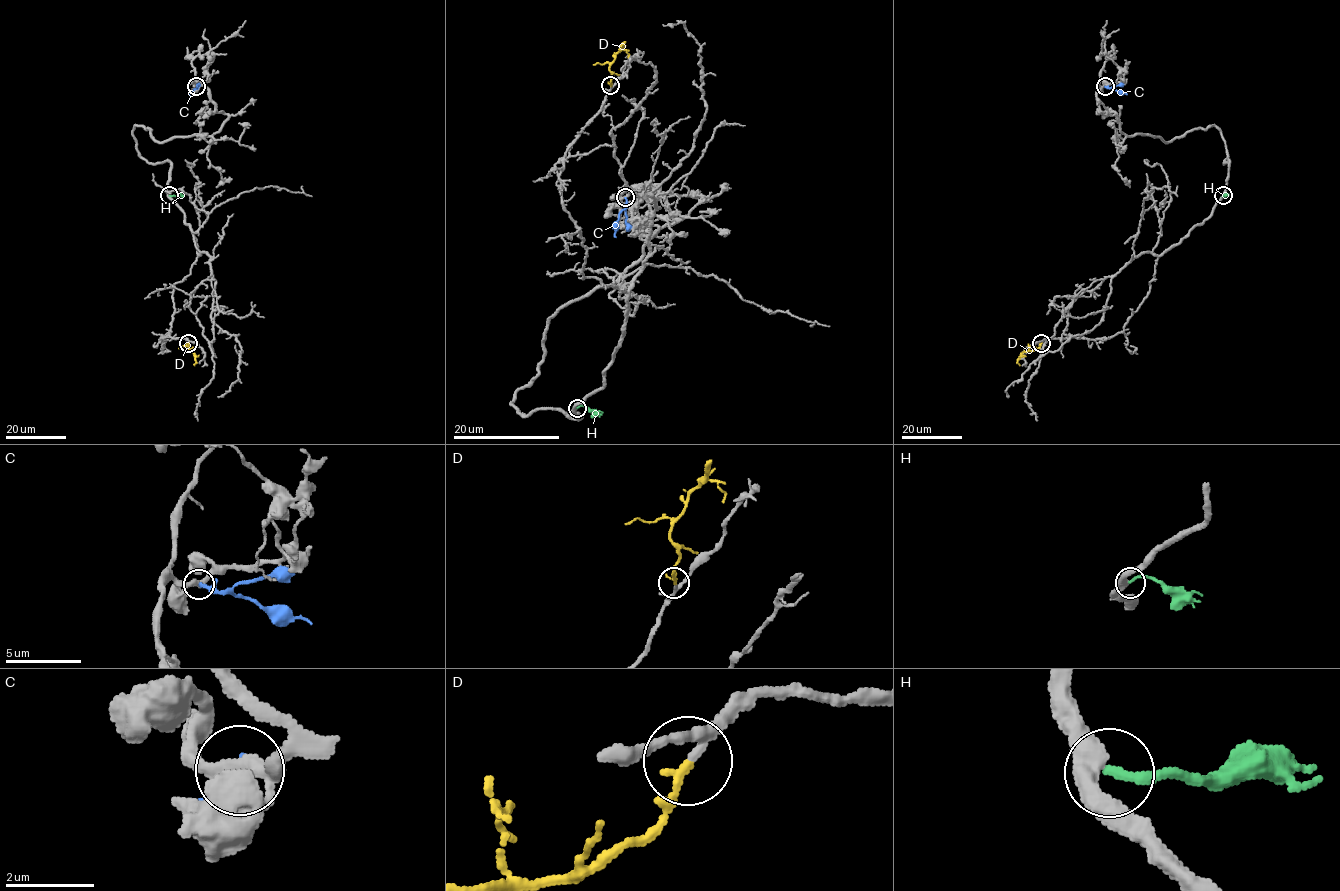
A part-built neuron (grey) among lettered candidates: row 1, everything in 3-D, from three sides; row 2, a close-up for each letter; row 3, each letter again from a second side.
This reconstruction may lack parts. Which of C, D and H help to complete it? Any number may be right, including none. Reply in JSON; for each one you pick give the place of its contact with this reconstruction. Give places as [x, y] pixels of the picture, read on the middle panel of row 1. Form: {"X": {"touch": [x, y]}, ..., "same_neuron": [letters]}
{"D": {"touch": [610, 85]}, "same_neuron": ["D"]}

